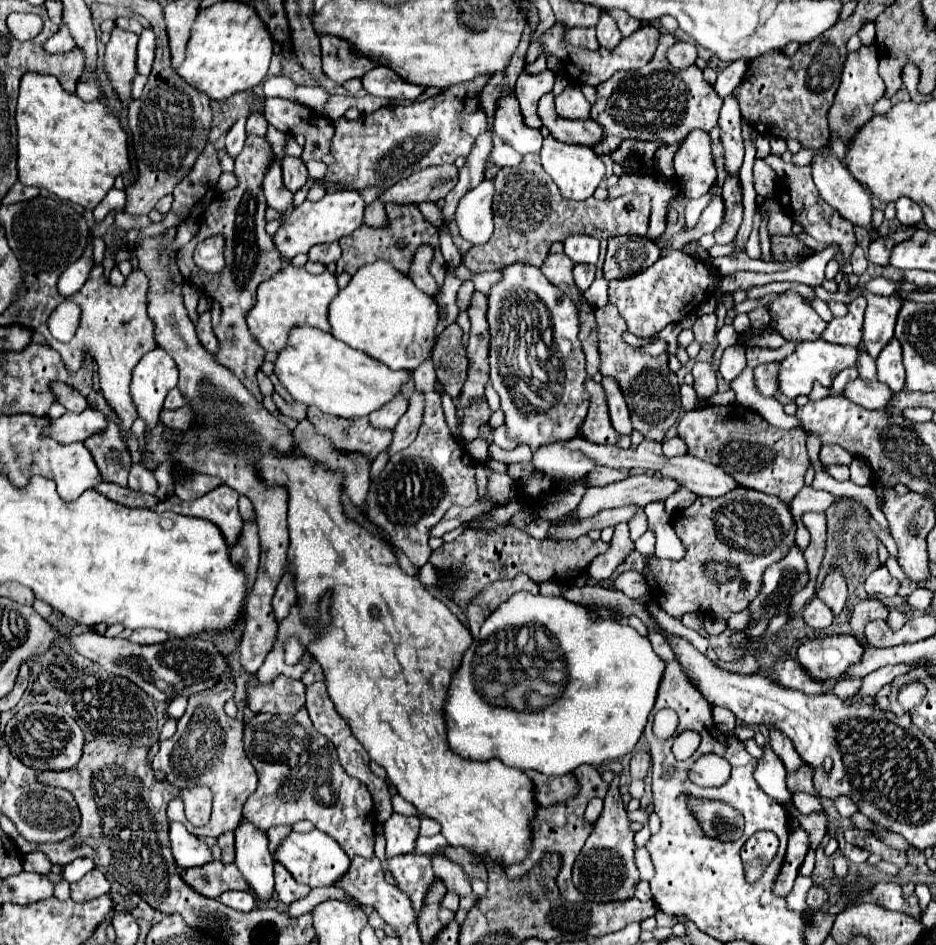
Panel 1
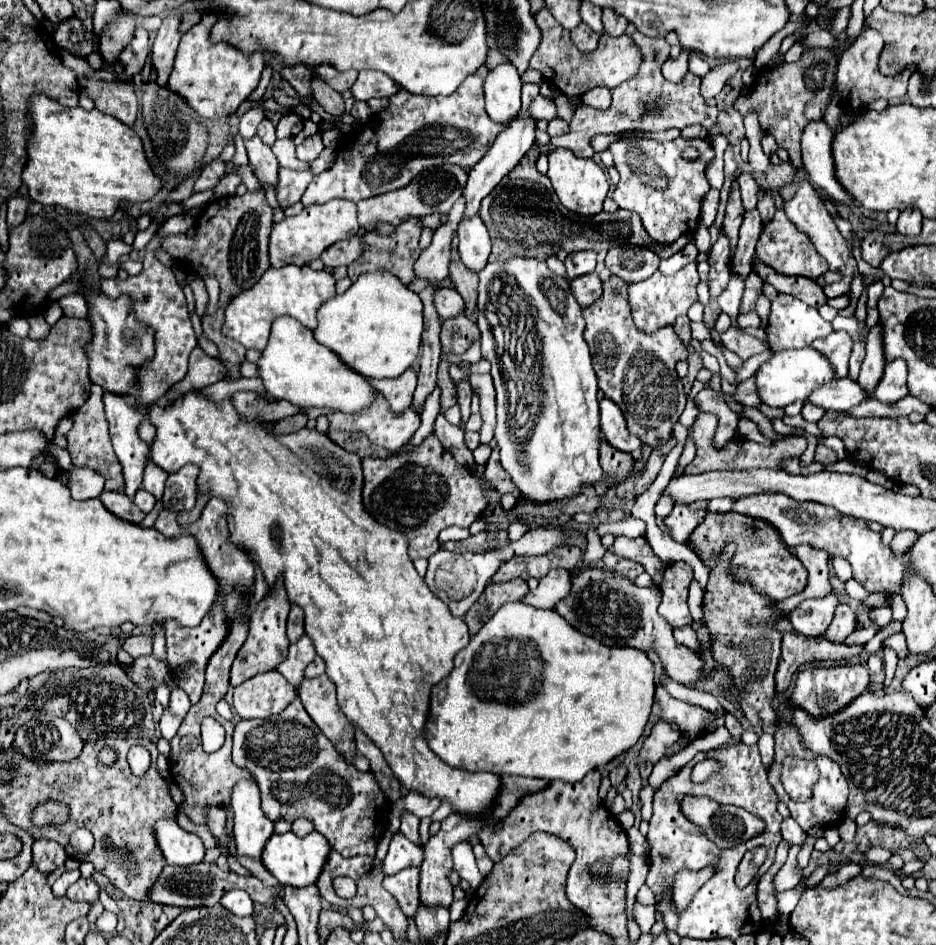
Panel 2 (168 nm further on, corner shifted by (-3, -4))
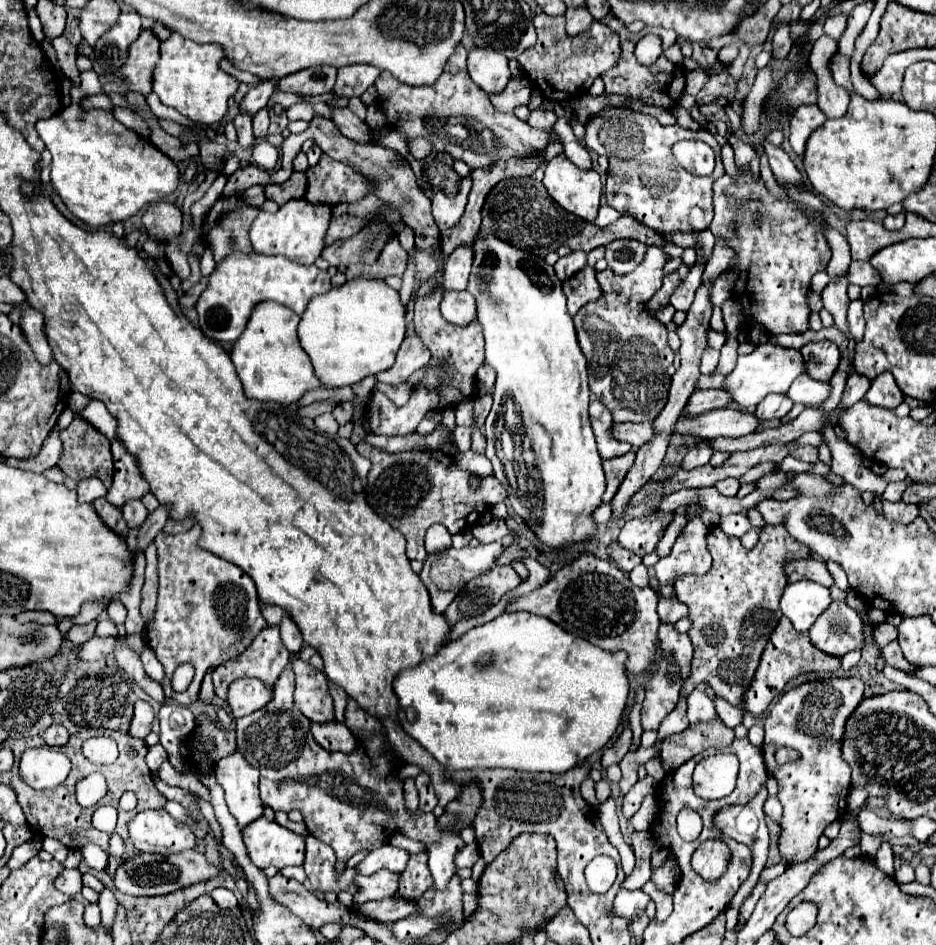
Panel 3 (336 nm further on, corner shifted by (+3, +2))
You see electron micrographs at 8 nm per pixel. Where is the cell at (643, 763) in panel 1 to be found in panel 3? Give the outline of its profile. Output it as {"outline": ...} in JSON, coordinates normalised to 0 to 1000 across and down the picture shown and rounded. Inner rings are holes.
{"outline":[[[705,660],[703,675],[705,675],[705,688],[707,690],[703,692],[703,705],[701,705],[699,715],[692,722],[690,739],[686,745],[686,770],[688,772],[703,772],[707,762],[722,749],[726,726],[735,717],[737,698],[739,698],[739,679],[737,679],[735,671],[722,669],[720,660]]]}

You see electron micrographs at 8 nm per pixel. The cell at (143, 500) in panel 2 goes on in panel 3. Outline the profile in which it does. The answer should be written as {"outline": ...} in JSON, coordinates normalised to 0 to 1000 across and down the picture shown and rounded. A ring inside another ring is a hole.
{"outline":[[[152,529],[135,531],[135,535],[130,538],[130,542],[132,542],[132,548],[135,548],[137,557],[150,557],[156,550],[156,546],[158,546],[158,540],[152,533]]]}

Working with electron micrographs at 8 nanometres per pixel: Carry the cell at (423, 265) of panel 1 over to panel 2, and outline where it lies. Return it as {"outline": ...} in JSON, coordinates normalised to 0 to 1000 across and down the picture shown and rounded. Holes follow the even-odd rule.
{"outline":[[[468,307],[464,313],[464,322],[466,322],[466,328],[472,339],[487,337],[487,334],[496,332],[496,326],[498,326],[494,313],[489,313],[487,307]]]}

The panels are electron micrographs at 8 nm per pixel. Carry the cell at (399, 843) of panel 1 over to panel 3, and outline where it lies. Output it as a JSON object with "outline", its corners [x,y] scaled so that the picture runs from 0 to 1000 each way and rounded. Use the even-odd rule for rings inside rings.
{"outline":[[[410,893],[402,899],[397,899],[382,916],[382,925],[400,925],[406,919],[412,919],[417,923],[432,923],[436,916],[438,904],[432,897],[419,895],[419,893]]]}

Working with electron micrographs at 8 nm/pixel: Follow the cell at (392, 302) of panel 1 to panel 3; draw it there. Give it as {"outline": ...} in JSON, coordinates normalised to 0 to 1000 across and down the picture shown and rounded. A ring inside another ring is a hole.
{"outline":[[[378,294],[329,320],[318,358],[346,408],[374,408],[419,387],[434,358],[434,324],[427,320],[427,309],[410,296]]]}

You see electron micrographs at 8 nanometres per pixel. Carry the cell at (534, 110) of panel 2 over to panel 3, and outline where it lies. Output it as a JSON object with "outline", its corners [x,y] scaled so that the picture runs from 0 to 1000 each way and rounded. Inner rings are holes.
{"outline":[[[547,83],[538,97],[524,102],[526,110],[534,119],[549,119],[553,112],[564,112],[566,108],[566,83]]]}

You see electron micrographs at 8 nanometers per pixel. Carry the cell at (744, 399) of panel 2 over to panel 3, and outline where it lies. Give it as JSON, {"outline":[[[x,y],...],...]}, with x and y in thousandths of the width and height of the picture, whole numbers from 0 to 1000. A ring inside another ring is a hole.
{"outline":[[[774,411],[771,413],[744,413],[737,419],[737,425],[735,425],[735,430],[731,432],[729,438],[746,440],[746,438],[756,436],[756,434],[776,432],[778,428],[782,428],[782,419]]]}

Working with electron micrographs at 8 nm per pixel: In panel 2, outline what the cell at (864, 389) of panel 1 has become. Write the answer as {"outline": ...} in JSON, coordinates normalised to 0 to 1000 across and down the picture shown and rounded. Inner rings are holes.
{"outline":[[[900,400],[900,402],[889,402],[889,404],[868,413],[868,417],[861,421],[861,425],[876,430],[880,434],[904,436],[904,434],[912,432],[912,428],[919,428],[925,421],[927,421],[925,415],[921,415],[921,411],[917,411],[917,406],[912,402]]]}

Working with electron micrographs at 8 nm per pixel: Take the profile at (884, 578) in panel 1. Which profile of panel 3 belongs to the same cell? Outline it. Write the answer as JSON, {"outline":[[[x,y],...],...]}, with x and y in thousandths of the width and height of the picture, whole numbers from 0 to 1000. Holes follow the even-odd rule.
{"outline":[[[882,595],[882,599],[885,599],[885,605],[887,605],[889,612],[891,612],[891,618],[893,618],[897,624],[906,624],[908,618],[906,618],[906,614],[904,614],[902,603],[900,603],[893,595]]]}

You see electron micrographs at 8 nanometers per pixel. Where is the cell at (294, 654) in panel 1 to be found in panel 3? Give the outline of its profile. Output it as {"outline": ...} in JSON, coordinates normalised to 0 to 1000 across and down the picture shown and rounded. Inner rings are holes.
{"outline":[[[312,692],[310,694],[310,703],[303,707],[303,713],[299,713],[299,717],[297,717],[297,722],[295,722],[295,726],[293,726],[293,739],[291,739],[291,743],[286,743],[286,747],[282,747],[280,751],[276,751],[276,753],[271,753],[271,756],[265,756],[265,758],[261,758],[261,760],[254,760],[252,762],[252,787],[254,787],[254,794],[261,798],[261,802],[269,808],[269,811],[276,811],[276,815],[278,815],[278,844],[280,844],[280,851],[282,853],[288,853],[293,859],[310,859],[310,857],[321,857],[323,859],[323,863],[325,863],[325,870],[327,870],[327,876],[329,876],[329,883],[333,883],[333,885],[338,885],[338,887],[342,887],[342,889],[346,889],[348,893],[353,893],[355,897],[357,897],[357,902],[359,902],[359,923],[361,925],[365,925],[368,923],[368,916],[370,916],[370,912],[382,902],[382,899],[387,899],[387,897],[395,897],[395,899],[400,899],[400,897],[406,897],[408,893],[412,893],[415,891],[415,887],[417,887],[417,883],[419,880],[429,880],[429,883],[434,883],[436,887],[442,887],[442,889],[449,889],[449,891],[453,891],[455,893],[455,897],[457,897],[457,908],[459,908],[459,925],[462,925],[462,929],[464,929],[464,938],[468,940],[468,942],[474,942],[474,938],[479,938],[479,933],[481,933],[481,929],[483,929],[483,925],[487,923],[487,916],[485,916],[485,904],[496,895],[496,891],[494,891],[494,887],[489,885],[489,883],[483,883],[483,878],[466,878],[466,863],[464,861],[453,861],[453,859],[444,859],[444,861],[438,861],[434,855],[432,855],[432,838],[429,838],[429,825],[425,823],[425,817],[423,817],[423,813],[419,811],[419,815],[417,815],[417,811],[415,811],[415,806],[408,802],[408,798],[406,798],[406,794],[402,794],[402,798],[400,796],[395,796],[395,794],[391,794],[391,787],[406,787],[406,783],[397,783],[397,785],[385,785],[385,802],[378,802],[378,800],[374,800],[374,798],[368,798],[368,796],[353,796],[353,794],[346,794],[338,783],[335,783],[335,779],[333,779],[333,772],[331,772],[331,768],[333,768],[333,764],[314,747],[314,741],[312,741],[312,732],[314,732],[314,713],[312,713],[312,696],[314,696],[316,692]]]}

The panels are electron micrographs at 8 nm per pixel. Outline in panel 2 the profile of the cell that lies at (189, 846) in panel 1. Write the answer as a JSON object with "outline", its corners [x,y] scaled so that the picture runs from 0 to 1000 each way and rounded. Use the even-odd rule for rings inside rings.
{"outline":[[[171,866],[162,874],[169,897],[173,899],[177,914],[203,916],[212,914],[218,908],[218,893],[212,885],[197,880],[186,866]]]}

